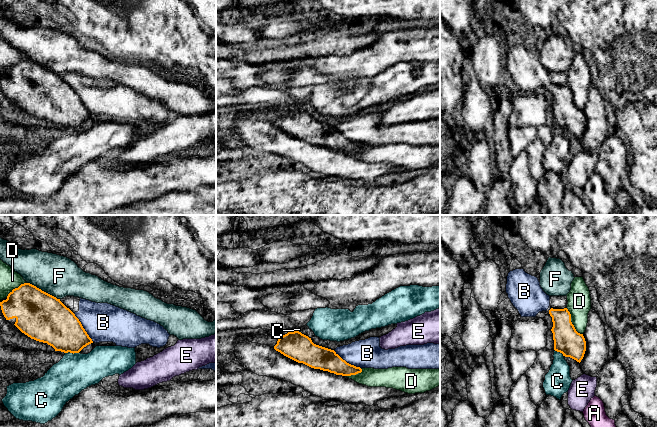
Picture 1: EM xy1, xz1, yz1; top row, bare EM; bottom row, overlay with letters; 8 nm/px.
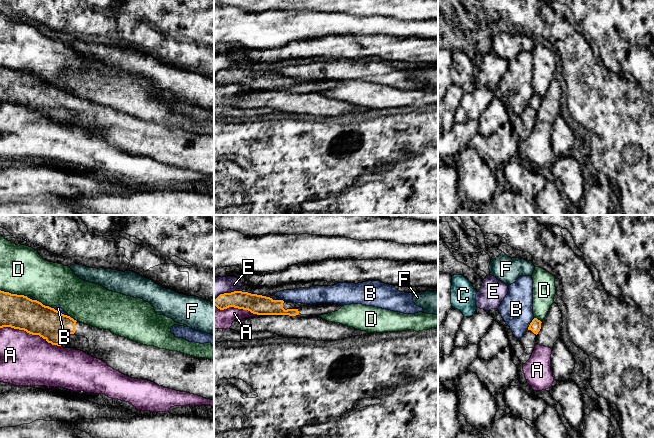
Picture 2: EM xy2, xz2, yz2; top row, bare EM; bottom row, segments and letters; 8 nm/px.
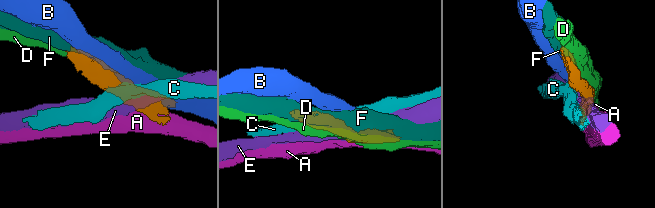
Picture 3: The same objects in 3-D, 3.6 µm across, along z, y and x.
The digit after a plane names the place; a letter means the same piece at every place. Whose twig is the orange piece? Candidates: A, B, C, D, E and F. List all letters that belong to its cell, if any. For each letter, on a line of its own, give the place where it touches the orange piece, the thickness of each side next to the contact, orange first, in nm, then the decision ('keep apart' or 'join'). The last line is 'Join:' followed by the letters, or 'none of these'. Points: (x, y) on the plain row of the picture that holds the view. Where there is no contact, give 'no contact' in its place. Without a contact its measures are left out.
A: xy2 (30, 109) | 280/420 nm | keep apart
B: xy1 (82, 103) | 340/320 nm | keep apart
C: xy1 (71, 128) | 320/300 nm | keep apart
D: yz1 (571, 98) | 220/190 nm | keep apart
E: xz2 (226, 69) | 150/160 nm | keep apart
F: xy1 (43, 67) | 380/320 nm | keep apart
Join: none of these

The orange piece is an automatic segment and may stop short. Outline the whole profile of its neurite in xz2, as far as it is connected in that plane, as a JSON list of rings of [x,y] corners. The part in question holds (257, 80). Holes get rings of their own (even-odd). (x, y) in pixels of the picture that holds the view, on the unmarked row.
[[[234,67],[231,69],[220,70],[215,76],[214,81],[224,86],[229,83],[248,86],[257,91],[316,91],[332,89],[338,87],[342,82],[334,79],[316,79],[308,82],[301,82],[296,85],[288,81],[283,76],[273,76],[270,73],[251,70],[248,68]]]

